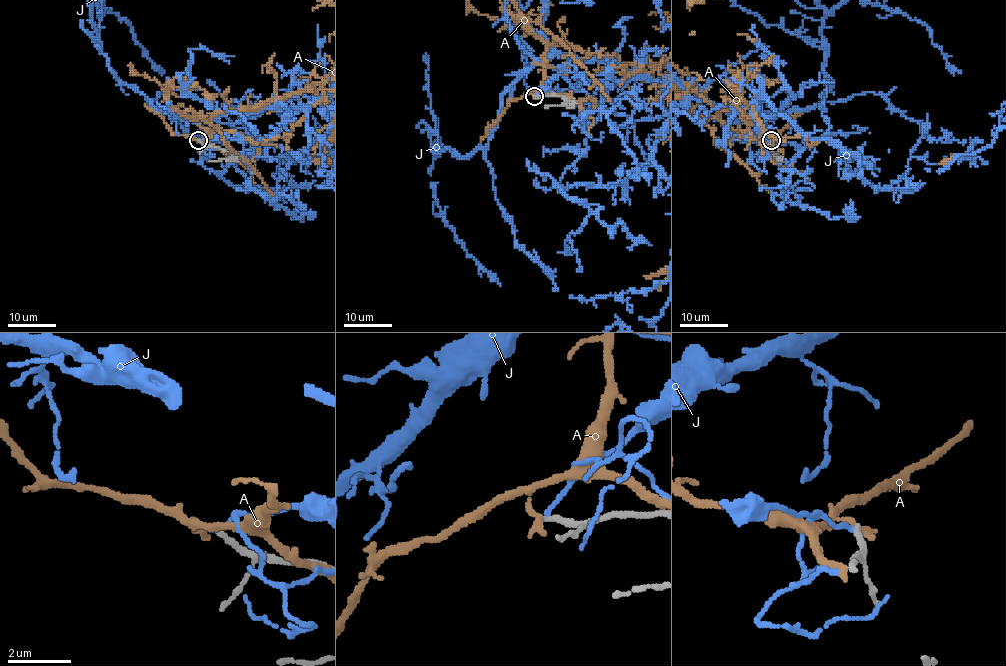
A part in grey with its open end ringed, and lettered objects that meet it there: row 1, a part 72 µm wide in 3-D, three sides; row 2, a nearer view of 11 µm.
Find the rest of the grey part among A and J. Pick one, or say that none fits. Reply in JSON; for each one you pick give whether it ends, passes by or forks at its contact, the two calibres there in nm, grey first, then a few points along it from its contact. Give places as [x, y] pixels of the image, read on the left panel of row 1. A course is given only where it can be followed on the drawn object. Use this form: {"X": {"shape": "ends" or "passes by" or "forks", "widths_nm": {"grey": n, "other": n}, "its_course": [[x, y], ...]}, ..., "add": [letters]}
{"add": []}

